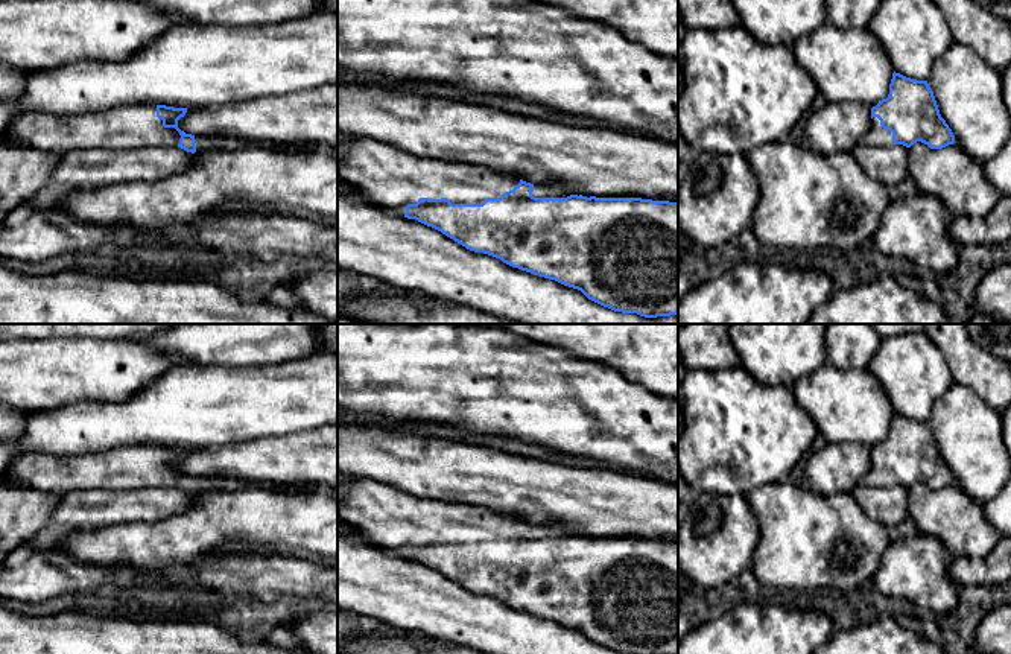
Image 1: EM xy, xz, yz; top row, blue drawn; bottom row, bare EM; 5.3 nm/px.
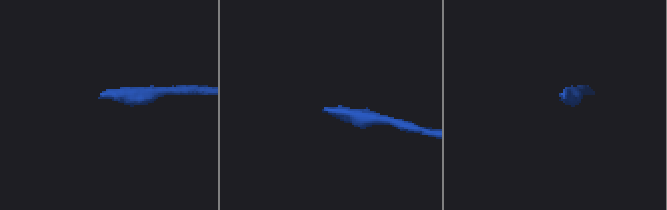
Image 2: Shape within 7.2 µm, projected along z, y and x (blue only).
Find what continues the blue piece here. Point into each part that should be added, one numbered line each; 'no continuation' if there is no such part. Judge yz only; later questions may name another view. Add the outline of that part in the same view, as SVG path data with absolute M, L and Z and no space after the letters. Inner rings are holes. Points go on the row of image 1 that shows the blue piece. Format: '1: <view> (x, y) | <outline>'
1: yz (876, 137) | M873 117L871 126L868 132L862 137L860 143L871 148L892 146L892 132L883 129L880 120L877 117Z

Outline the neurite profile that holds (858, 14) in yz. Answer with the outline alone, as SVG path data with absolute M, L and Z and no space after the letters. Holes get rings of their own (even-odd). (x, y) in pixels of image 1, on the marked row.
M826 0L827 21L836 27L868 27L880 0Z

